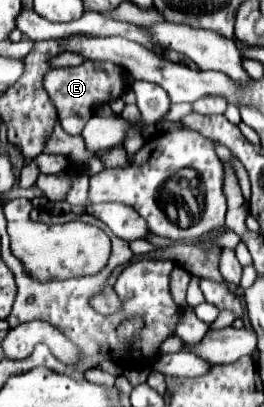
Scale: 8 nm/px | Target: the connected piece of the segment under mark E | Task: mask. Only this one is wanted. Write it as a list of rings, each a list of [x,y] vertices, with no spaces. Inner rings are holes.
[[[88,60],[76,68],[54,68],[52,72],[46,74],[44,88],[50,94],[56,110],[58,110],[60,124],[64,126],[64,130],[68,134],[80,134],[92,116],[92,106],[108,104],[110,100],[120,98],[124,94],[124,90],[128,88],[128,82],[118,64]]]

